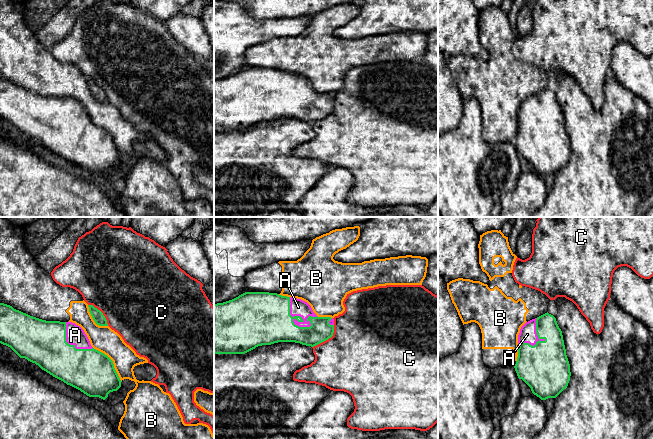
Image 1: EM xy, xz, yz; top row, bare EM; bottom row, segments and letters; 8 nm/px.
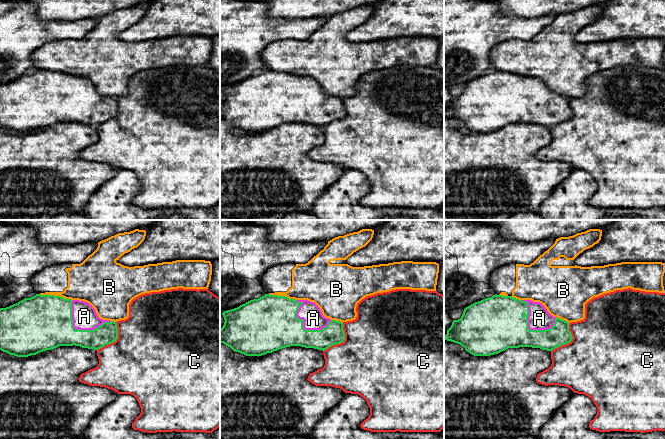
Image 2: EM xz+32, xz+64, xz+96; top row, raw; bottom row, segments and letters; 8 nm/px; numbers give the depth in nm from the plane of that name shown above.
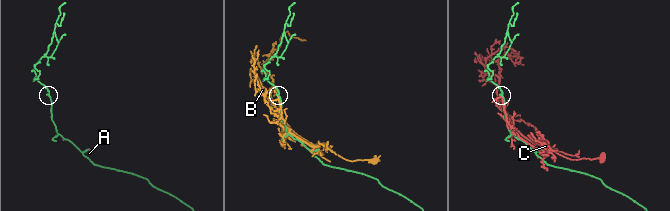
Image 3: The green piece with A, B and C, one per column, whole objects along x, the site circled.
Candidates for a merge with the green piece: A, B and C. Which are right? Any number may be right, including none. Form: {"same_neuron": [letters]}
{"same_neuron": ["A"]}

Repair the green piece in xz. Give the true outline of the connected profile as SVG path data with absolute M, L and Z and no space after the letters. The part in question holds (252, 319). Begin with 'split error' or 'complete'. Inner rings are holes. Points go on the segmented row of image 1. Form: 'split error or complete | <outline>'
split error | M245 292L232 300L214 304L215 354L245 354L258 346L271 345L278 342L295 342L314 347L331 338L333 333L333 318L318 317L307 302L277 293Z

